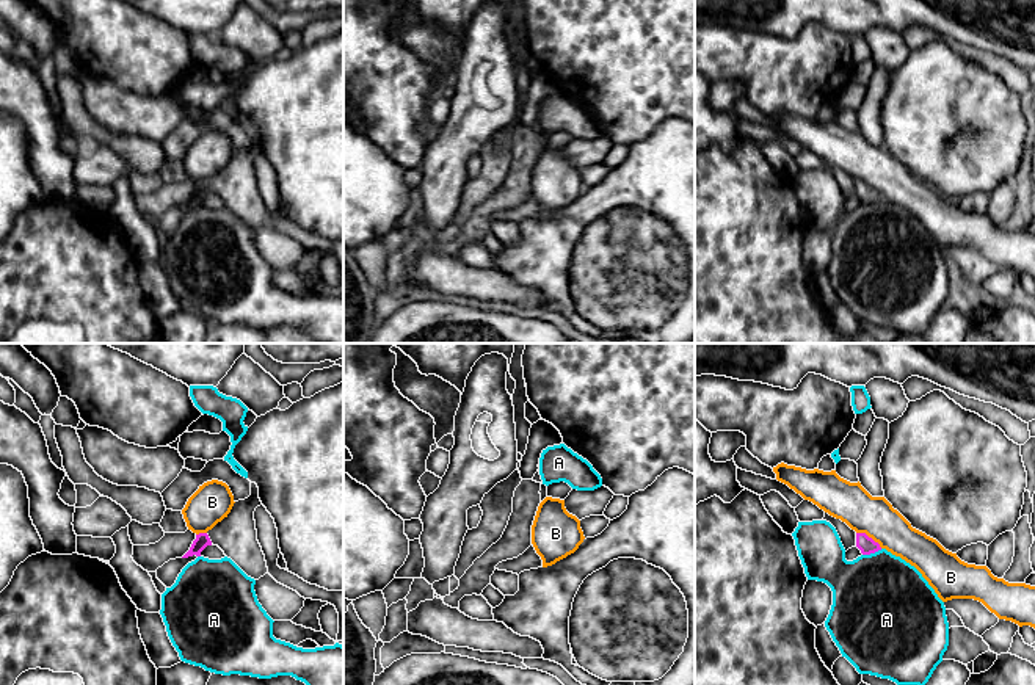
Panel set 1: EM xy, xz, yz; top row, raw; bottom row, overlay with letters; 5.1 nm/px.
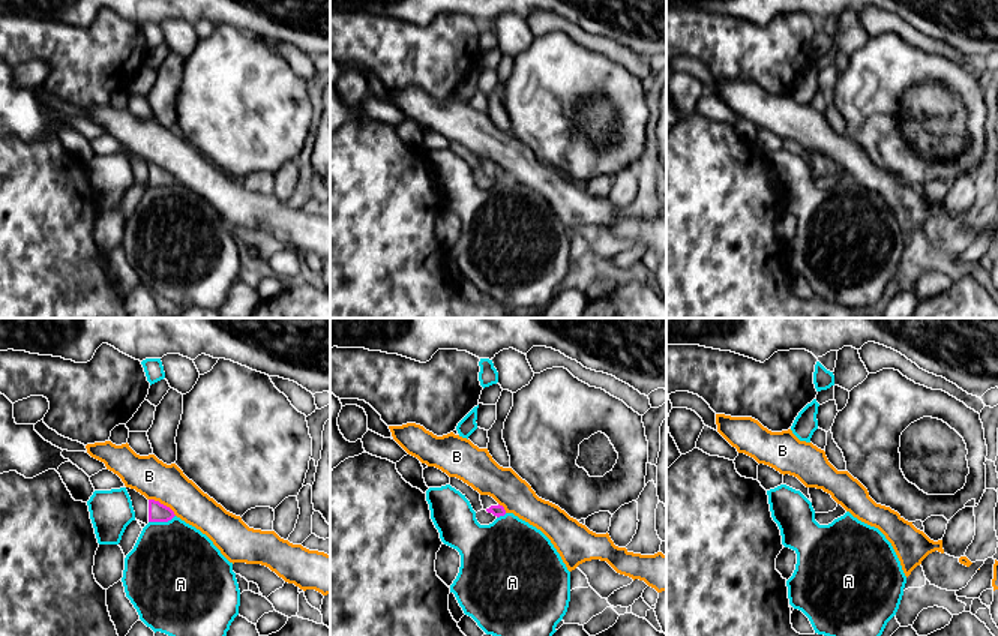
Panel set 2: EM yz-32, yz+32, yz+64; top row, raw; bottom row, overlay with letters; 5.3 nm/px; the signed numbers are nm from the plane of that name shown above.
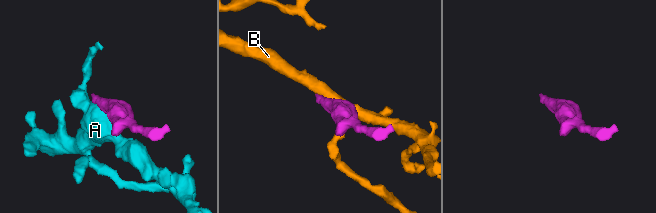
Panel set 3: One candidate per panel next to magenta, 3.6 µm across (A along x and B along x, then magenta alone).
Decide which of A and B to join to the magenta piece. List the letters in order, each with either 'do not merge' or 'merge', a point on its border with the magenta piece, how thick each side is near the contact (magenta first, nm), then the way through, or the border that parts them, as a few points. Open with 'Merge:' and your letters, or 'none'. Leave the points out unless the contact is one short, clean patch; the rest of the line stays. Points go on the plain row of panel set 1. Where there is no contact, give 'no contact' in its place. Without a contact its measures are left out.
Merge: none
A: do not merge | yz (872, 201) | 90/480 nm | along yz (882, 198), (863, 204)
B: do not merge | yz (867, 185) | 90/200 nm | along yz (857, 181), (864, 181), (882, 196)

